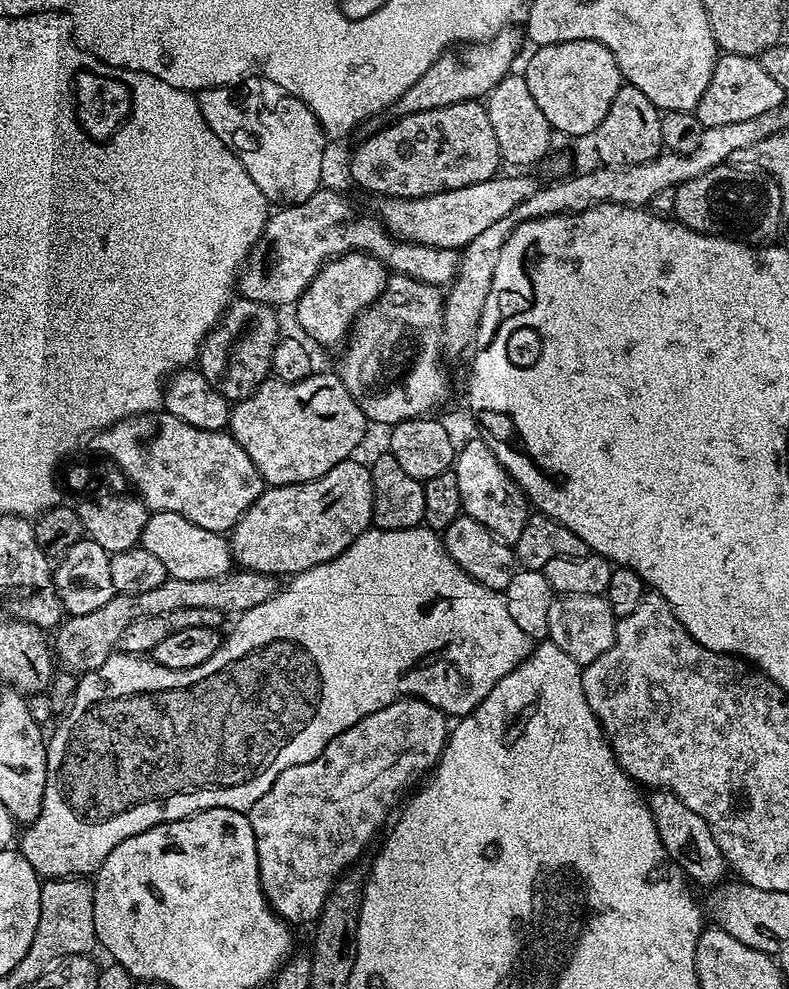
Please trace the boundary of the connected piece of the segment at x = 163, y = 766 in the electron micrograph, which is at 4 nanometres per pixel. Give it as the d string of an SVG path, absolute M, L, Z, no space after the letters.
M369 526L362 535L354 538L354 542L345 552L338 554L330 562L319 564L305 572L296 573L287 583L288 585L286 585L285 588L283 585L268 601L262 602L261 605L254 606L253 609L239 613L237 620L240 621L237 622L236 629L234 629L229 636L226 636L226 639L221 643L220 648L214 655L206 658L206 662L202 662L202 666L194 666L190 670L170 670L166 666L157 664L156 661L151 658L141 658L136 654L113 654L109 656L106 662L102 662L102 666L98 666L92 672L85 672L79 677L76 693L73 694L66 715L60 720L62 722L57 726L56 733L54 733L53 736L51 733L46 740L48 769L46 770L46 790L42 798L42 810L38 814L35 822L27 825L27 827L23 829L22 835L18 840L19 852L26 858L26 862L30 862L30 866L34 866L34 870L40 877L87 877L89 874L95 873L96 869L100 867L100 864L106 858L106 854L110 854L110 850L114 850L114 846L118 846L118 842L122 842L126 838L134 838L134 834L142 834L142 830L150 830L159 824L193 816L195 812L210 810L211 808L229 808L230 810L247 813L248 809L254 806L254 802L258 802L258 798L262 798L262 794L266 794L266 790L270 790L270 786L274 786L274 782L278 778L278 774L282 774L282 770L290 770L290 766L302 766L311 760L321 759L326 750L326 746L335 736L342 734L346 730L350 730L350 726L354 726L362 718L366 718L370 714L374 714L378 710L390 706L397 698L425 700L427 704L434 706L449 718L468 716L482 702L482 698L486 698L486 694L490 694L490 690L494 690L494 686L498 686L498 682L502 682L502 678L506 678L506 674L510 674L510 670L518 667L518 665L532 653L534 647L533 640L526 634L522 634L522 629L514 623L514 618L510 618L510 610L506 610L504 593L490 590L486 586L479 584L474 578L470 578L470 574L466 574L466 570L462 570L462 566L458 566L458 562L454 562L454 558L450 558L450 554L444 549L443 539L427 526L411 528L410 530L382 530L375 526Z

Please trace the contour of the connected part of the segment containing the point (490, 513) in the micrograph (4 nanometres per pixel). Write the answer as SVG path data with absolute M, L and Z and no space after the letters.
M483 438L468 440L459 445L455 461L450 469L458 478L458 494L462 498L460 507L463 515L482 522L490 534L497 536L503 544L515 545L530 515L530 501L524 491L510 478L500 465Z

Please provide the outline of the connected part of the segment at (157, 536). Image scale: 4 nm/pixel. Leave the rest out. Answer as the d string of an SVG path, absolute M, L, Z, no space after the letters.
M152 512L148 517L139 547L150 550L162 566L166 566L169 577L198 582L200 579L218 579L231 573L234 568L232 549L221 533L202 530L194 526L182 514Z

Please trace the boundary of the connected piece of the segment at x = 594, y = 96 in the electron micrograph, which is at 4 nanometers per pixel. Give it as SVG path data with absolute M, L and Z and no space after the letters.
M593 40L541 44L535 51L522 75L534 102L546 114L546 122L571 138L591 137L602 118L606 118L606 110L610 110L610 102L614 102L622 83L614 54Z

